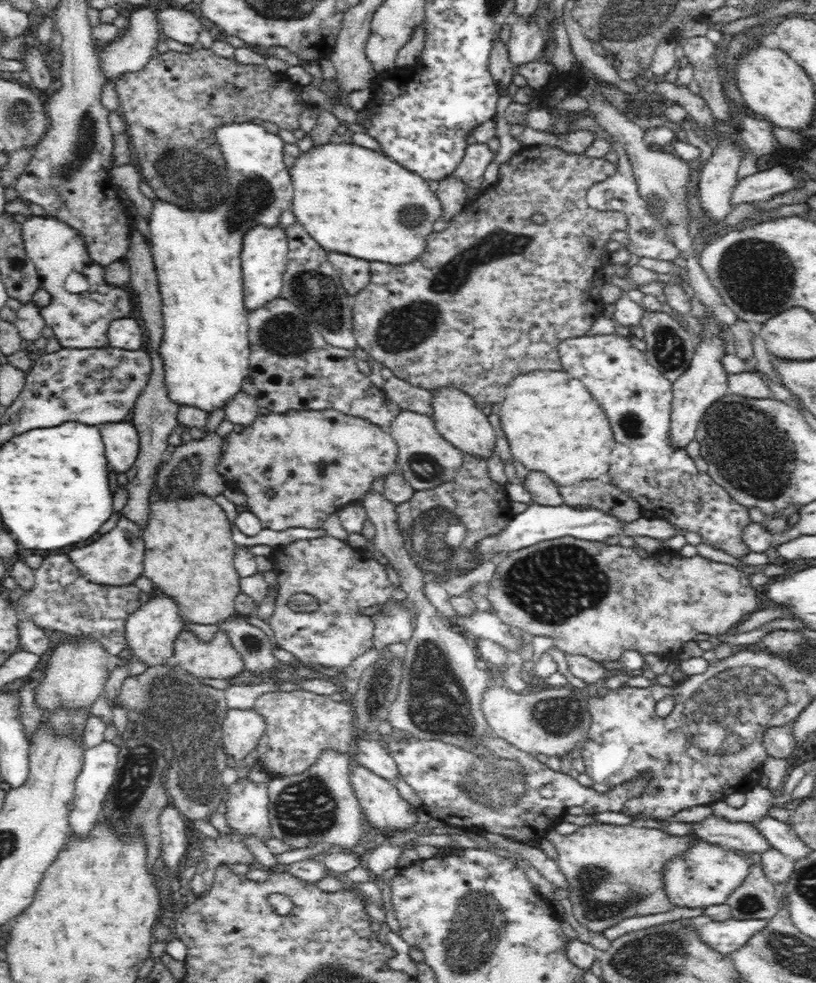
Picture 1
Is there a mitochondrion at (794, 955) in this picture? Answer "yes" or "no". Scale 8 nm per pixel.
yes

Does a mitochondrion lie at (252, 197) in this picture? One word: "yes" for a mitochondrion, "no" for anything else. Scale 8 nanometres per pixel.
yes

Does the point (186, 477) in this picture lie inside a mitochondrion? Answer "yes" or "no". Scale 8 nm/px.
yes

